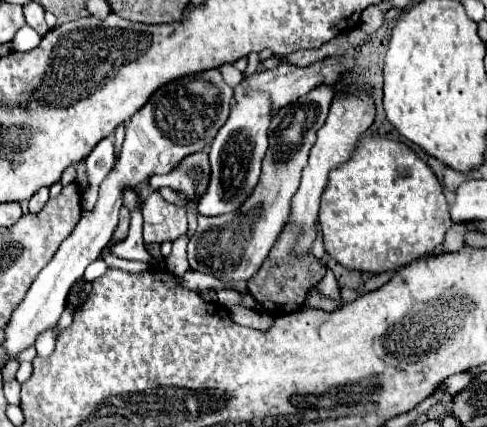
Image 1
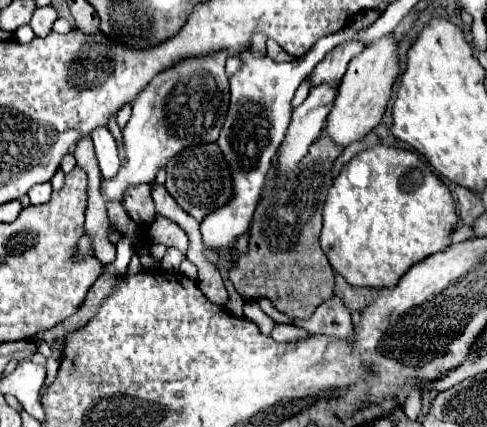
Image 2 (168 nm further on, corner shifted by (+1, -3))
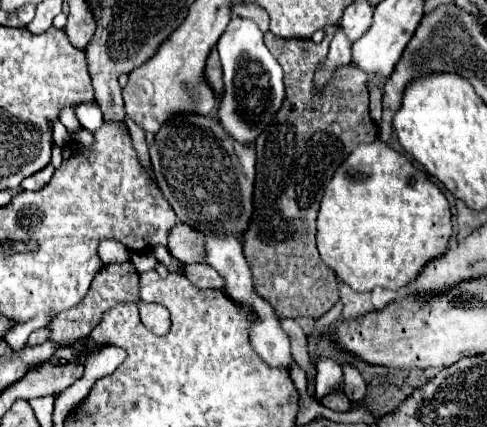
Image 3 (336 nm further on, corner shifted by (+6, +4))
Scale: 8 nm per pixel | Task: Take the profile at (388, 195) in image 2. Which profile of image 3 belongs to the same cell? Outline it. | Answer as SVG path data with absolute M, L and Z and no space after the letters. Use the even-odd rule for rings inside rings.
M384 141L358 145L324 189L316 233L318 251L322 261L354 291L406 287L430 261L444 255L450 235L448 199L424 171Z

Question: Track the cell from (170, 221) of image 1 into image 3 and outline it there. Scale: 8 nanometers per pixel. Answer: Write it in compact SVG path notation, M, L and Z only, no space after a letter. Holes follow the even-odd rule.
M174 225L168 237L168 249L184 265L204 263L204 235L188 229L188 225Z

